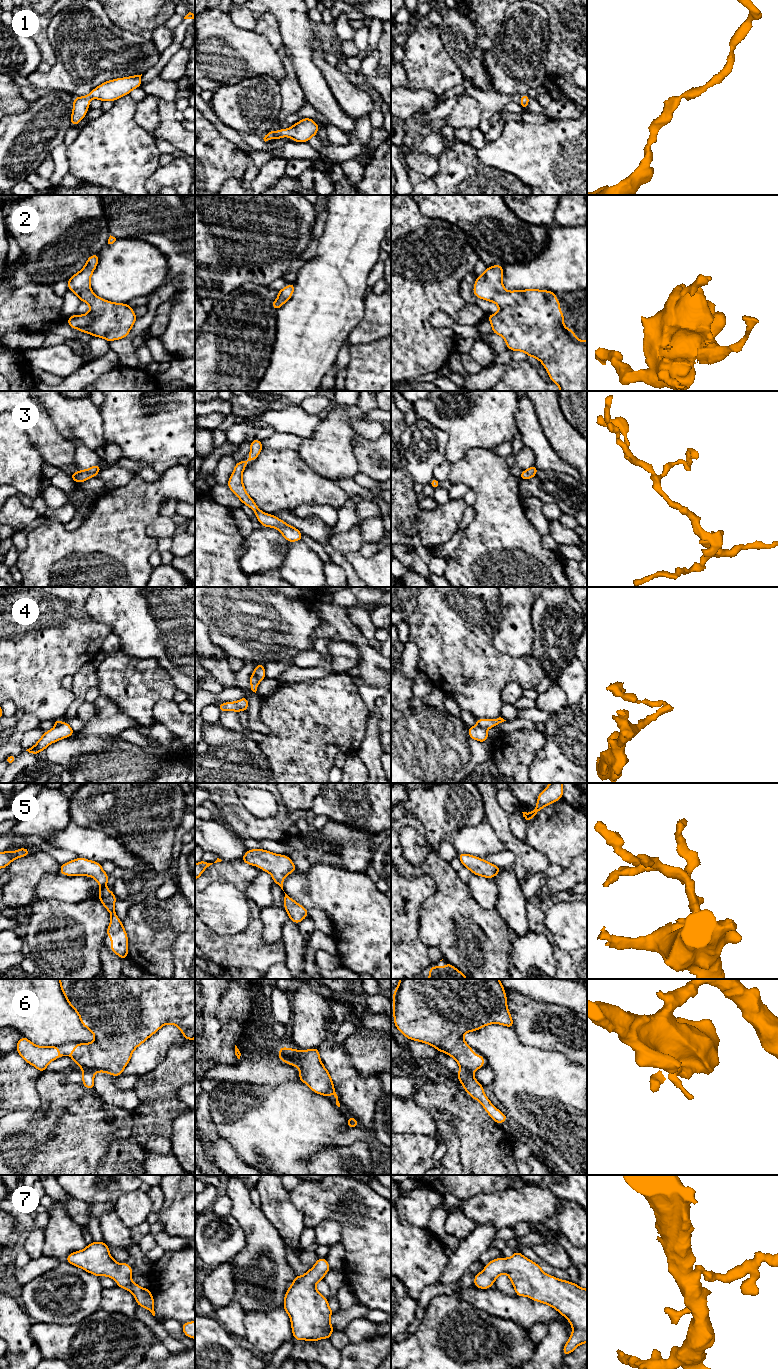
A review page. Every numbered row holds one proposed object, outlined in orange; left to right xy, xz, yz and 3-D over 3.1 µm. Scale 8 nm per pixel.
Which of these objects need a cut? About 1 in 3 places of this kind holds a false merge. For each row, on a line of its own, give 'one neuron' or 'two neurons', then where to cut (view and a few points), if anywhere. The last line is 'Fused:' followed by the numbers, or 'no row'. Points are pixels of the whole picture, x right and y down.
1: one neuron | no cut
2: one neuron | no cut
3: one neuron | no cut
4: two neurons | yz (477, 724), (486, 729)
5: one neuron | no cut
6: two neurons | xz (289, 1049), (283, 1057), (279, 1057)
7: one neuron | no cut
Fused: 4, 6

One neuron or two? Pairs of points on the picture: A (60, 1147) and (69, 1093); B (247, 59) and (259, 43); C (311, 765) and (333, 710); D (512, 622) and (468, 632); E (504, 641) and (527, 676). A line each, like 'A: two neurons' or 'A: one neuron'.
A: one neuron
B: one neuron
C: one neuron
D: two neurons
E: two neurons

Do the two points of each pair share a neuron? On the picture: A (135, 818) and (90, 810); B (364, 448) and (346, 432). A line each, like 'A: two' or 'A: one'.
A: one
B: two

